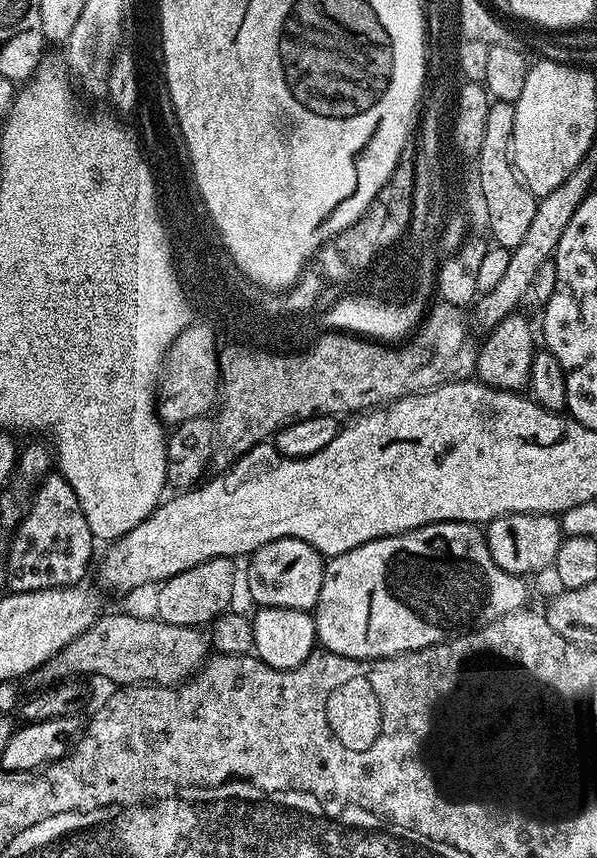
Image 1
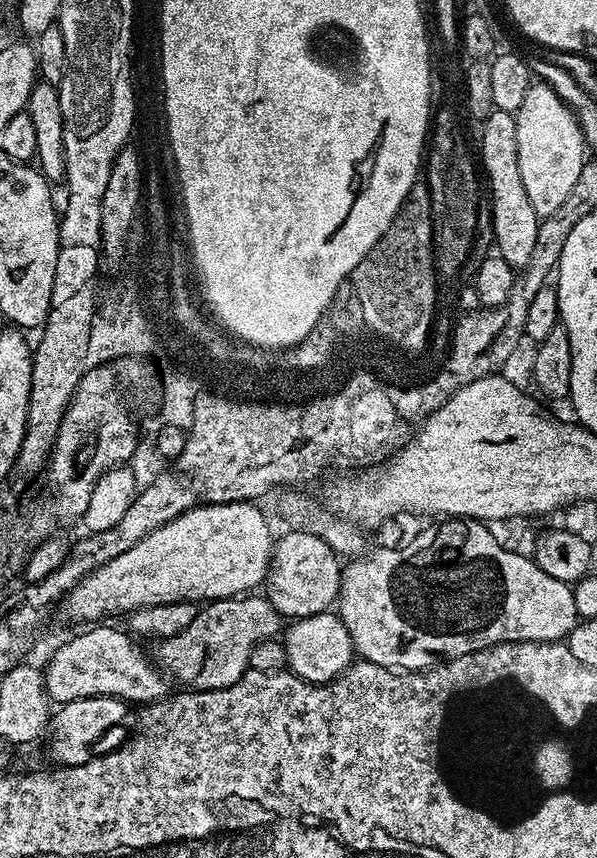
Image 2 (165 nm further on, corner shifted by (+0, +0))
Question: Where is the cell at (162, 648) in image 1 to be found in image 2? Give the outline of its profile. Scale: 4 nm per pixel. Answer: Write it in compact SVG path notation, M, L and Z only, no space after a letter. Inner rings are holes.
M245 594L231 600L214 600L205 603L197 611L194 622L190 622L190 626L186 630L182 630L182 634L174 634L155 645L154 663L156 667L164 673L165 677L171 678L173 681L175 681L174 679L181 680L184 683L181 685L192 690L209 692L210 690L222 690L226 686L234 686L234 682L238 682L242 678L242 674L248 671L250 654L254 650L254 646L263 640L279 637L282 632L280 613L274 610L274 606L267 598L263 595L256 595L260 594Z

